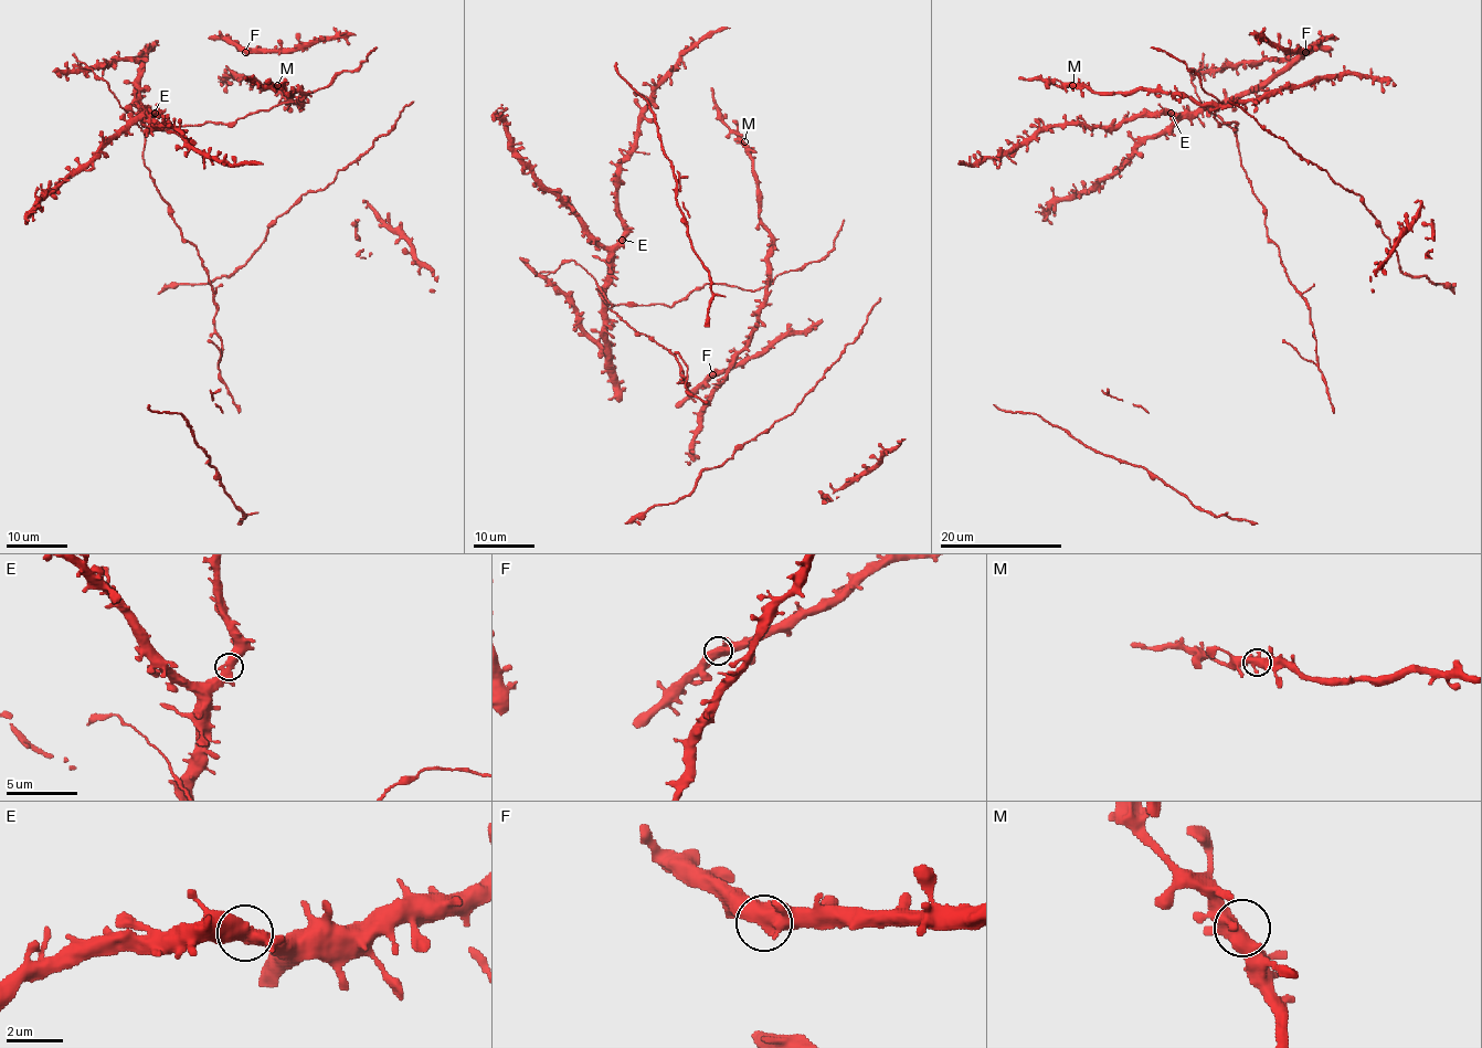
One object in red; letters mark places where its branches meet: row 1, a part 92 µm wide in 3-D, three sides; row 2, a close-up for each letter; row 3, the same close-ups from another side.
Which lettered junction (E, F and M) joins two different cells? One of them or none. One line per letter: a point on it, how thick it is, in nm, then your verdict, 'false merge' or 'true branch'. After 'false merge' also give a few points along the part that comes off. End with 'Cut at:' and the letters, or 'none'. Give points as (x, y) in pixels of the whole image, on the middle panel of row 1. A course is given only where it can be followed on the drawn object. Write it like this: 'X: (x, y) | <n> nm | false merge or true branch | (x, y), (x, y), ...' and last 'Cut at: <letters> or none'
E: (622, 240) | 440 nm | true branch
F: (712, 374) | 480 nm | true branch
M: (744, 141) | 460 nm | true branch
Cut at: none

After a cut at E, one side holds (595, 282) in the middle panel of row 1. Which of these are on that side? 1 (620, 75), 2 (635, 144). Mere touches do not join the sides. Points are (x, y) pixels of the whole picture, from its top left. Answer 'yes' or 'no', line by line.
1: yes
2: no

